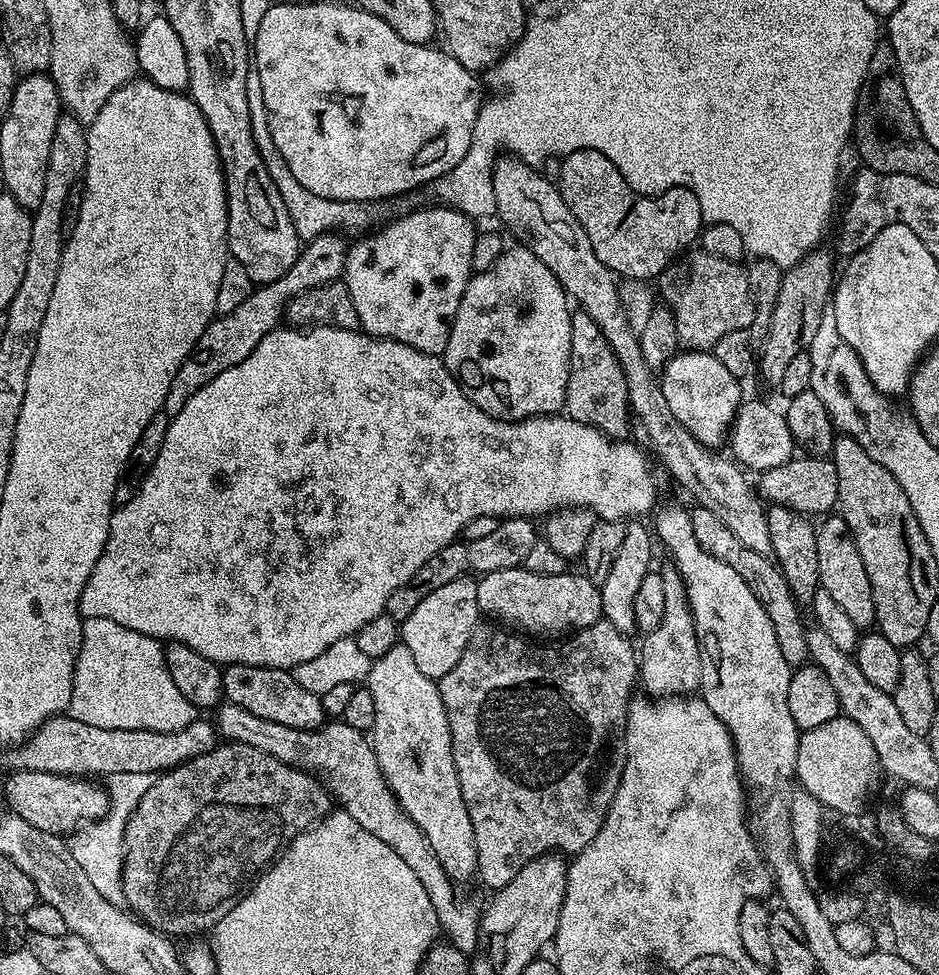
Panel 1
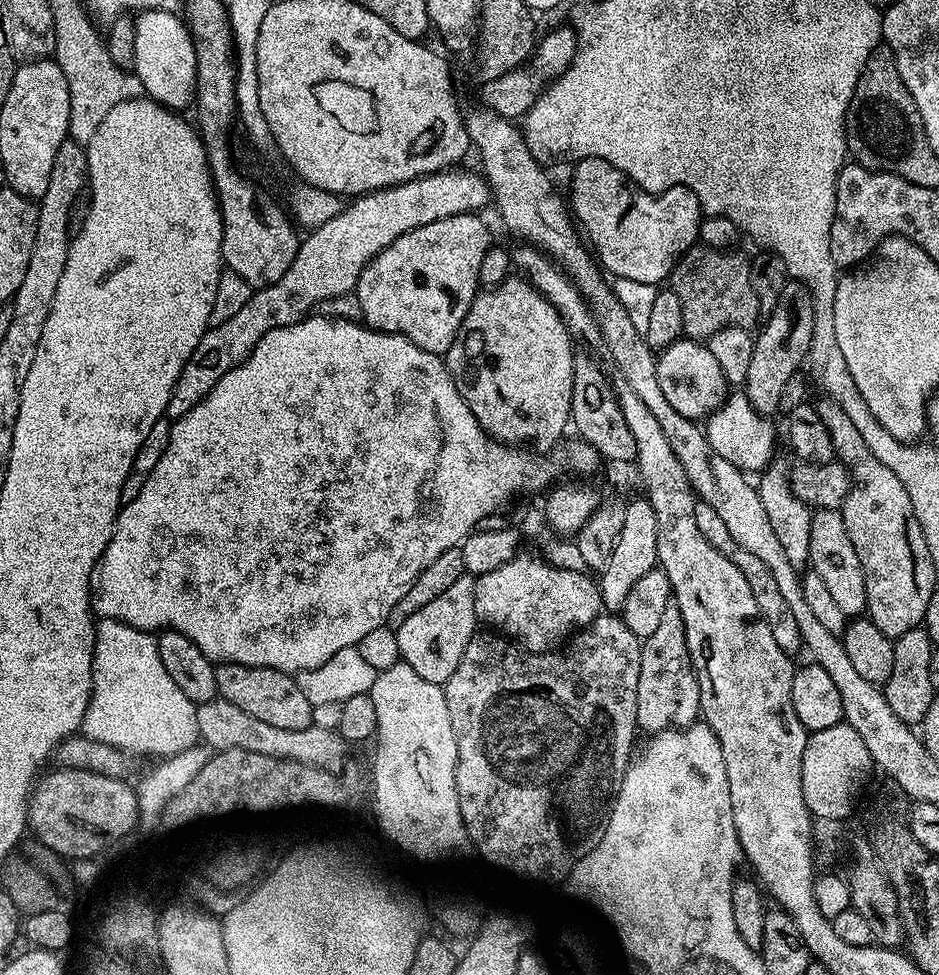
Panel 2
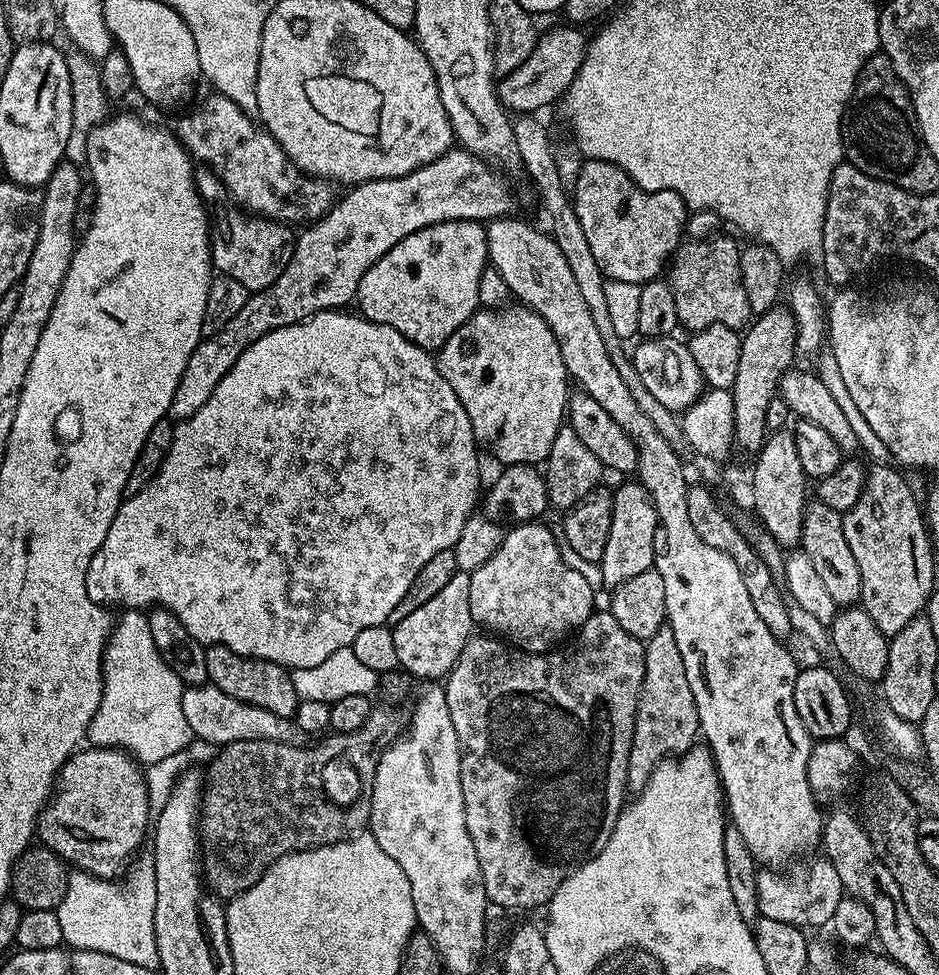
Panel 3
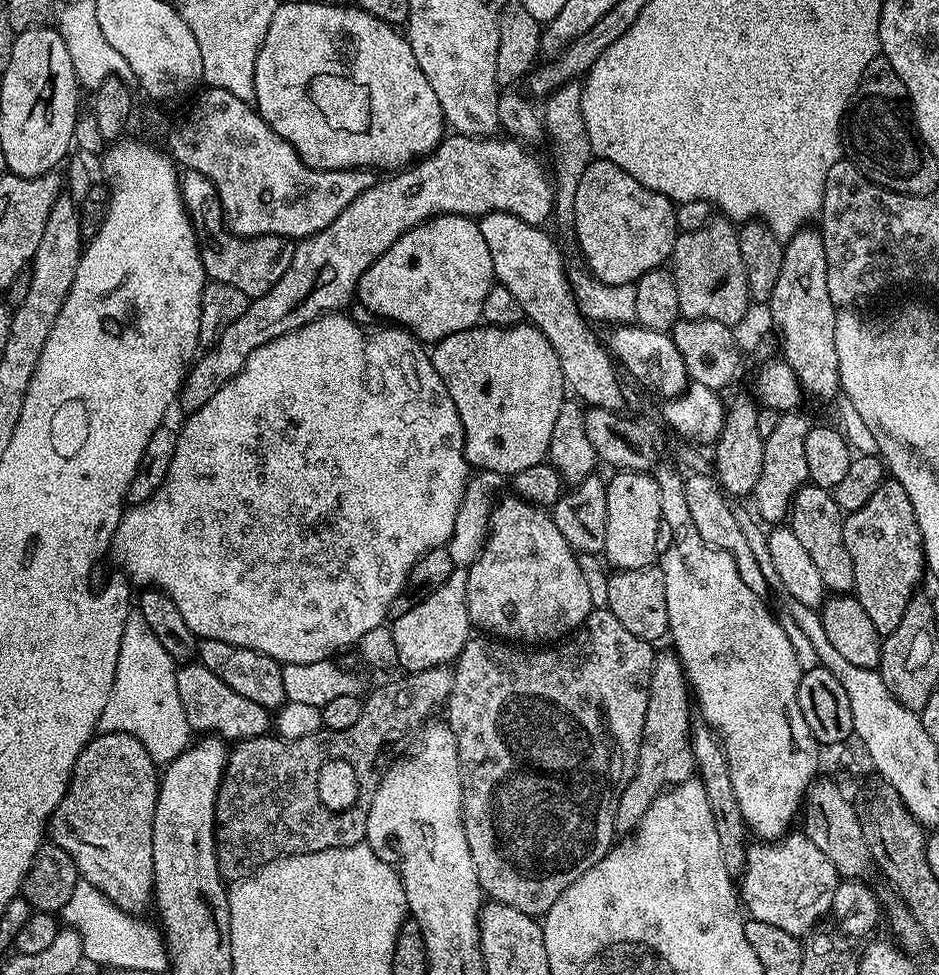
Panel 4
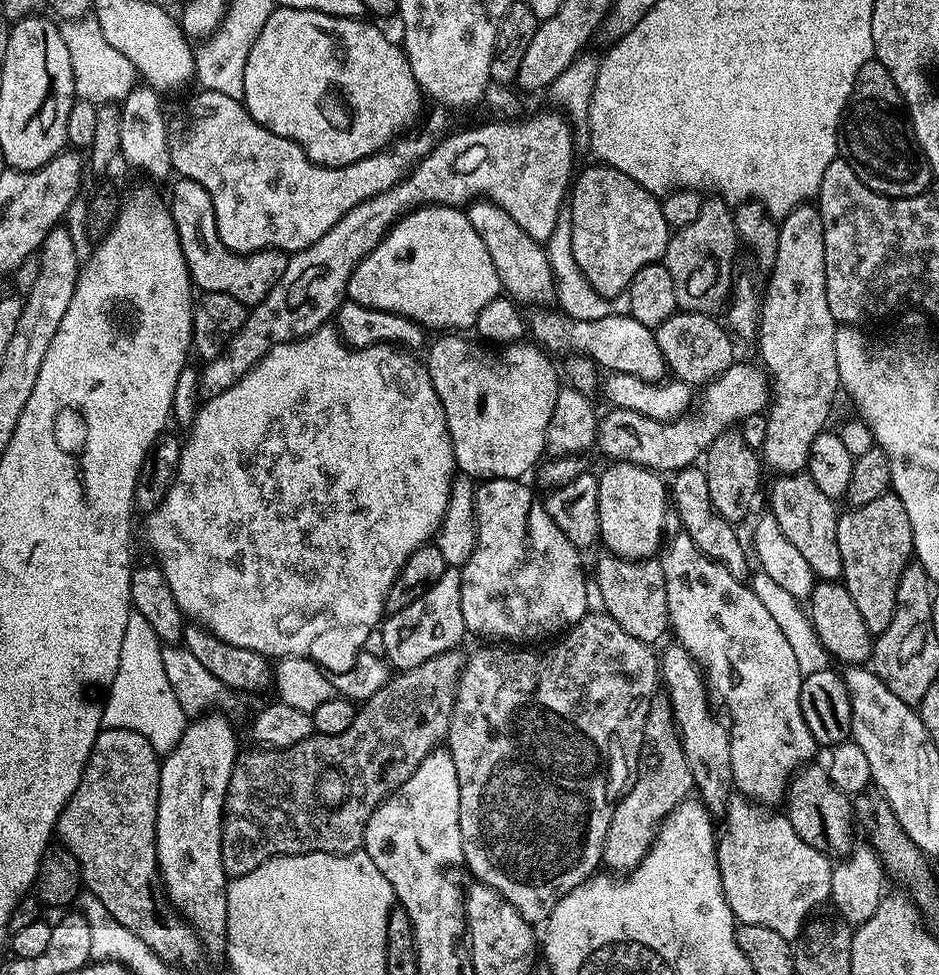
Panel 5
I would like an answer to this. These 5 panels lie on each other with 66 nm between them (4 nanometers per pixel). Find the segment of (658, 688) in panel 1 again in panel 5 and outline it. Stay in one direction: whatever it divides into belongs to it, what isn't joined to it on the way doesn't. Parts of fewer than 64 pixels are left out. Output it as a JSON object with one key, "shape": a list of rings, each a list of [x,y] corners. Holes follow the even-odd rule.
{"shape":[[[653,702],[650,706],[650,714],[646,718],[646,730],[644,741],[640,751],[640,762],[634,772],[634,779],[630,787],[616,803],[614,814],[610,818],[610,830],[606,830],[606,842],[604,843],[603,867],[624,868],[631,870],[639,866],[642,858],[652,849],[664,820],[679,806],[689,799],[688,791],[693,791],[690,766],[686,762],[686,754],[682,750],[680,732],[676,728],[676,720],[672,717],[672,705],[667,702]]]}

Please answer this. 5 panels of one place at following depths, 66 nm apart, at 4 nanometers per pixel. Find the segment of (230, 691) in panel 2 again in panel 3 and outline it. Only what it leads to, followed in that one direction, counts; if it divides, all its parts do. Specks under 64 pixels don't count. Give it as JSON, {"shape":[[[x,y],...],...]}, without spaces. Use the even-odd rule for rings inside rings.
{"shape":[[[221,644],[207,645],[204,653],[208,683],[222,690],[222,694],[230,694],[230,698],[238,698],[238,702],[246,702],[250,706],[262,706],[262,710],[270,710],[270,714],[295,717],[301,698],[294,690],[289,669],[274,662],[251,659]]]}

